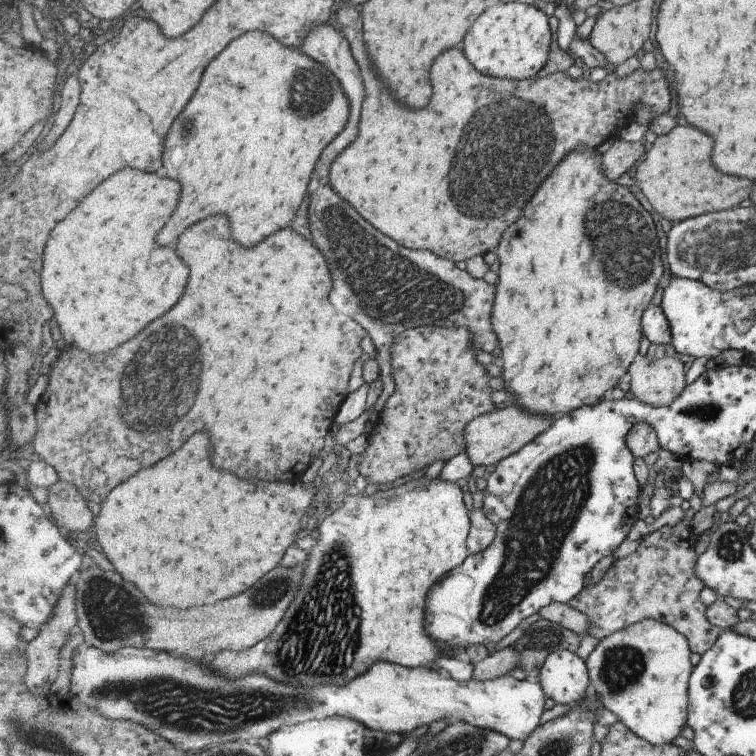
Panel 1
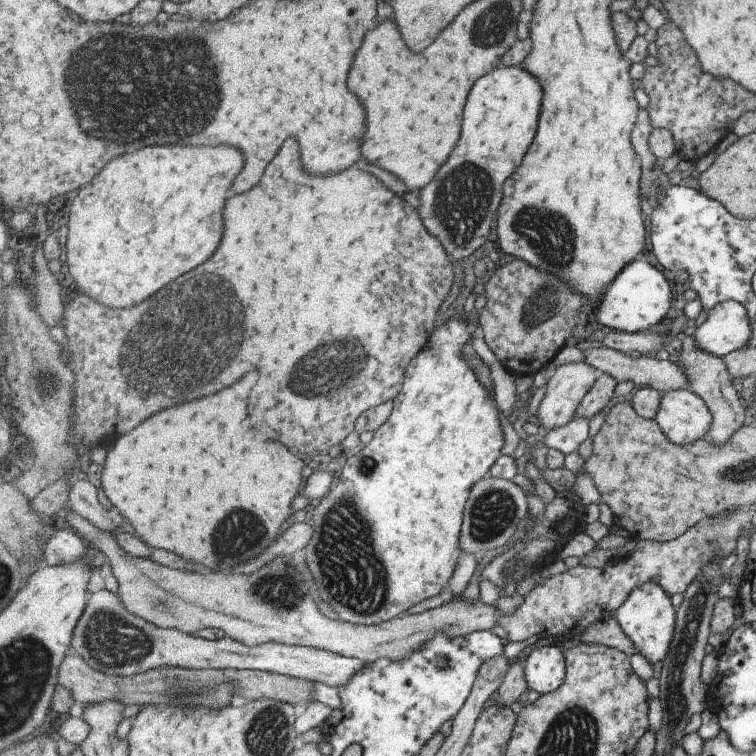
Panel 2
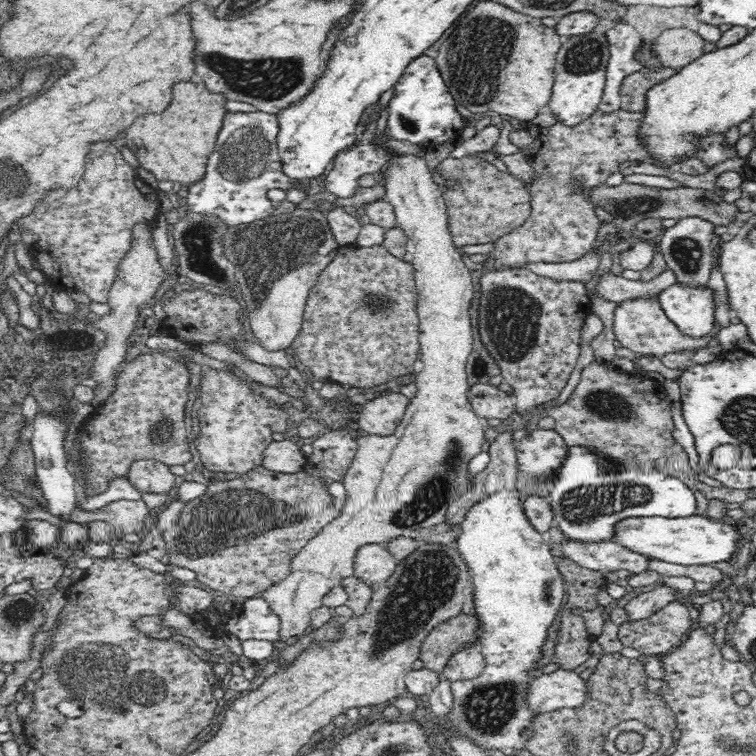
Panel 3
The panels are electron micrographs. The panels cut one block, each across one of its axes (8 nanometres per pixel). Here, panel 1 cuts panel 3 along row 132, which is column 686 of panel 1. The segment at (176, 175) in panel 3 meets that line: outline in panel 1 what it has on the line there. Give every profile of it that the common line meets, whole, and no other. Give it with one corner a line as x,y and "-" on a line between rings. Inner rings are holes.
675,126
675,128
666,135
649,137
646,156
637,164
632,174
635,176
637,180
636,183
639,185
648,202
653,206
654,210
662,216
666,226
715,211
731,212
741,204
742,200
745,200
745,198
749,196
753,182
747,180
747,178
729,176
729,174
727,174
727,180
725,180
725,178
717,172
715,164
711,162
711,160
713,160
713,148
715,148
713,136
709,136
709,134
705,134
703,130
697,130
697,128
693,128
693,126

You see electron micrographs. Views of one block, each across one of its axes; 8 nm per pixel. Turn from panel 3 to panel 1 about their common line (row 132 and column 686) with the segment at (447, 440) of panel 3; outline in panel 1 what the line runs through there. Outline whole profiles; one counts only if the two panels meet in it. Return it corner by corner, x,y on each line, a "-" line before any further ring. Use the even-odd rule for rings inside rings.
641,355
628,374
634,398
655,407
668,407
687,388
685,364
673,356
649,360

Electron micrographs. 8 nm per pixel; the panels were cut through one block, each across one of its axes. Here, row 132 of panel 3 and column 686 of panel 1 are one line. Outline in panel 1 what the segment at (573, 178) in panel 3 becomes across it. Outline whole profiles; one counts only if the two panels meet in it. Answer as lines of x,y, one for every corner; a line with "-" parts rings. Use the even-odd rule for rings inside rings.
685,507
684,517
676,525
665,525
646,534
636,551
614,560
598,583
587,585
570,602
589,619
589,635
600,642
617,631
650,618
666,622
682,632
688,638
692,652
702,655
715,646
723,630
710,621
706,615
708,607
702,601
702,592
707,586
698,577
695,544
699,537
691,528
695,514
697,511

